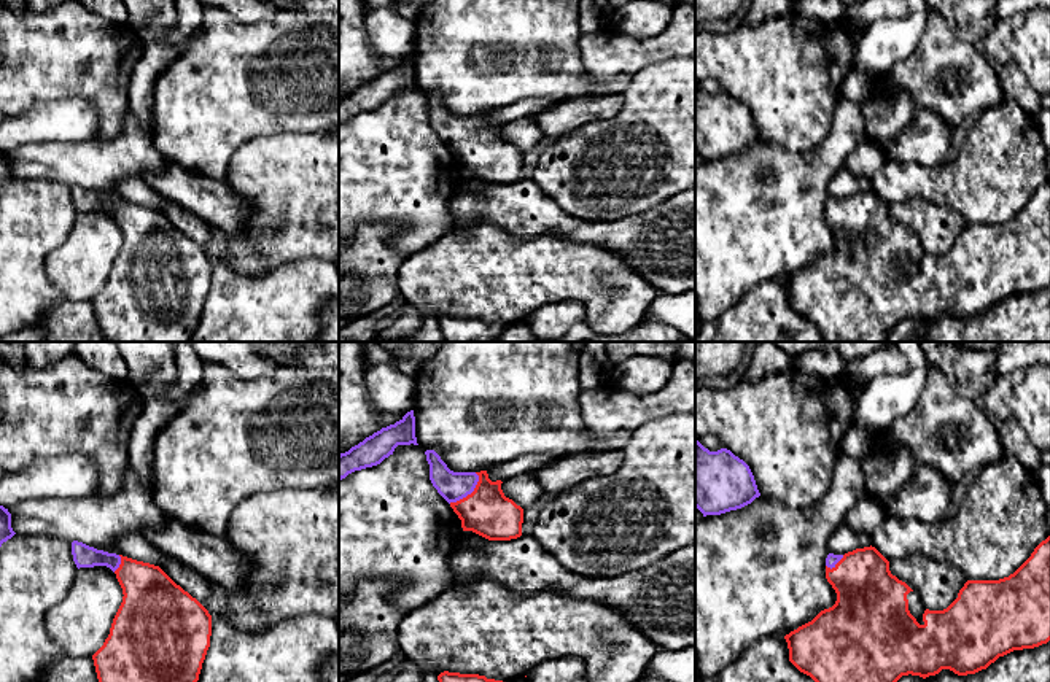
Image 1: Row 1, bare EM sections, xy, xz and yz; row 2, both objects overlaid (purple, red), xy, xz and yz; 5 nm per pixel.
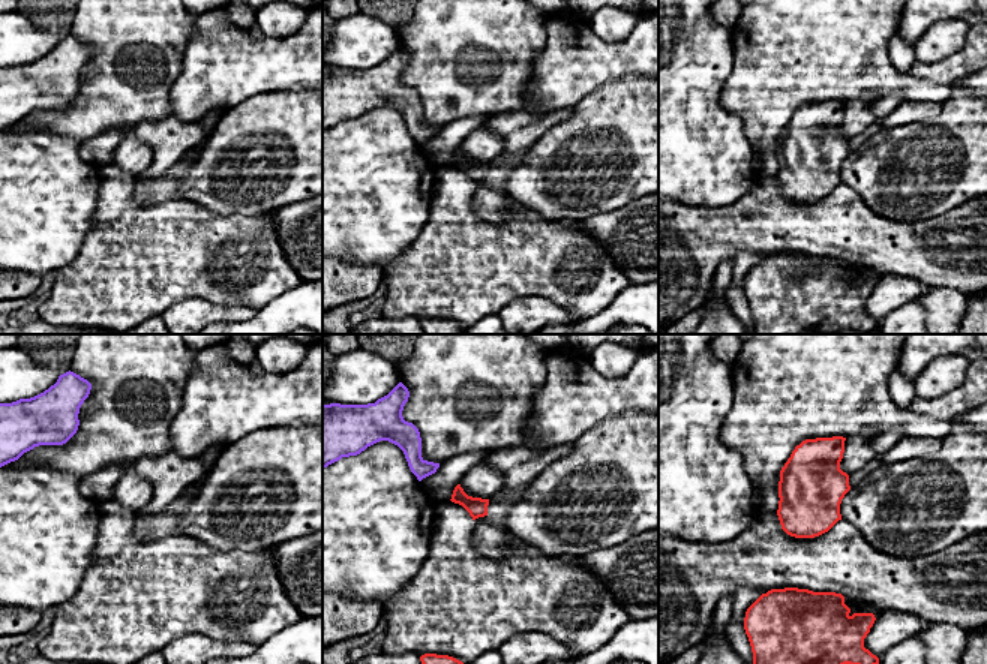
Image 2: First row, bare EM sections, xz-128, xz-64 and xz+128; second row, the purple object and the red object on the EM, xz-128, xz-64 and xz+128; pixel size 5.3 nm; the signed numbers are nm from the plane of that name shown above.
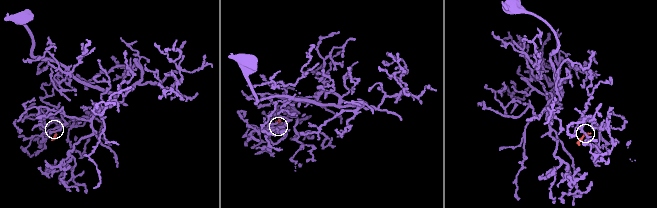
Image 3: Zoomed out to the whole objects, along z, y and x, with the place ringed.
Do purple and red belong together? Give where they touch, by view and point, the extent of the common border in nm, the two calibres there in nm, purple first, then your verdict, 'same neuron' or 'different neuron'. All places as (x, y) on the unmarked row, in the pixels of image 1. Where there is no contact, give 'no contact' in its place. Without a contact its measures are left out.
xz (470, 137) | 220 nm | 150/240 nm | same neuron

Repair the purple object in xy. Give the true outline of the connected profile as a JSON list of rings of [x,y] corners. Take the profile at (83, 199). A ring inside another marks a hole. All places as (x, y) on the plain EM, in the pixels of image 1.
[[[72,186],[76,211],[107,210],[122,232],[110,278],[92,299],[107,342],[189,342],[210,291],[212,259],[159,210]]]

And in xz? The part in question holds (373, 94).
[[[414,54],[407,56],[399,65],[382,72],[372,79],[366,81],[348,95],[339,99],[339,124],[345,122],[355,114],[380,108],[385,102],[393,99],[398,89],[418,89],[415,81]]]

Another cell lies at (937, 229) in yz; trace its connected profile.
[[[921,197],[889,205],[889,215],[918,237],[929,254],[943,254],[956,242],[967,223],[955,211]]]

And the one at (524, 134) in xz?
[[[523,116],[503,124],[501,134],[506,141],[512,143],[522,153],[527,153],[536,146],[542,138],[542,132],[533,116]]]

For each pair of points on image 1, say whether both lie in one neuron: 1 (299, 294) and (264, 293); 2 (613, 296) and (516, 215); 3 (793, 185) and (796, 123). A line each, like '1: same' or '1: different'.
1: same
2: different
3: different

